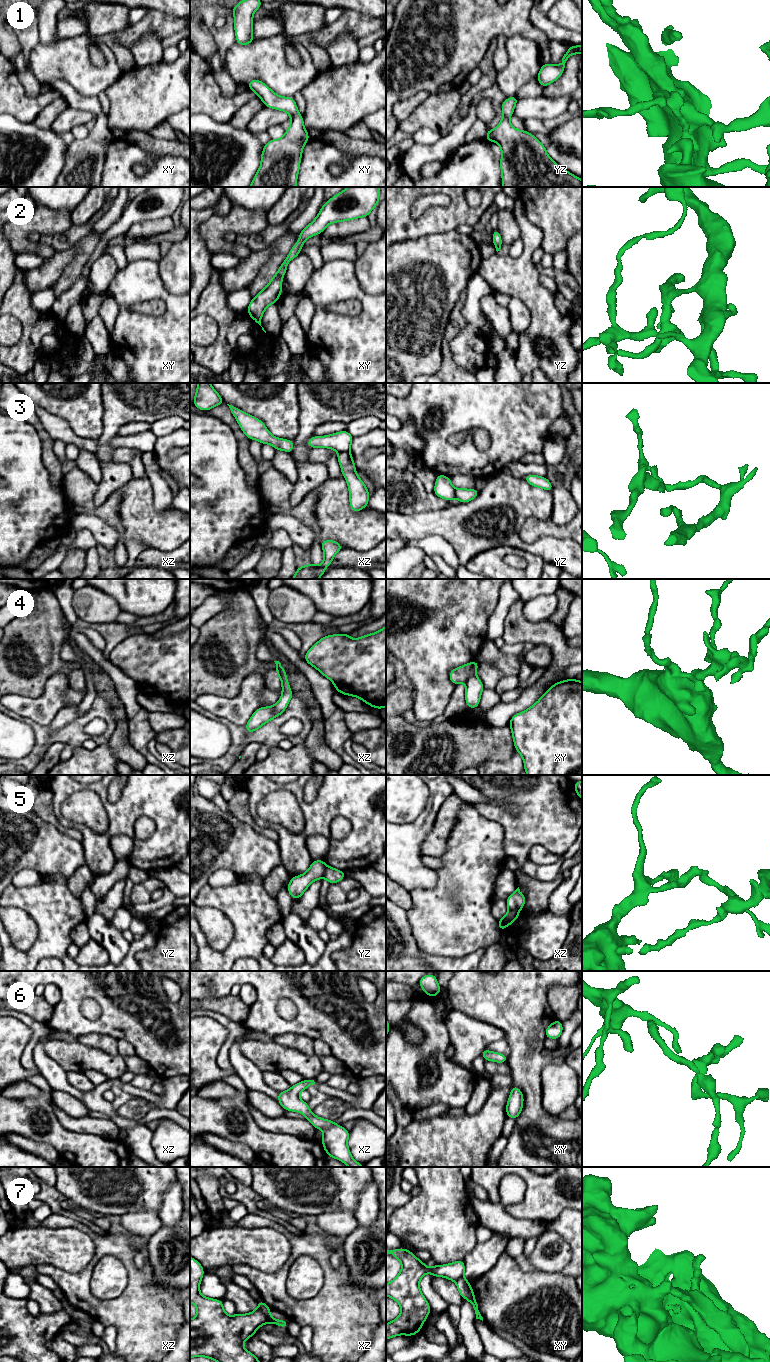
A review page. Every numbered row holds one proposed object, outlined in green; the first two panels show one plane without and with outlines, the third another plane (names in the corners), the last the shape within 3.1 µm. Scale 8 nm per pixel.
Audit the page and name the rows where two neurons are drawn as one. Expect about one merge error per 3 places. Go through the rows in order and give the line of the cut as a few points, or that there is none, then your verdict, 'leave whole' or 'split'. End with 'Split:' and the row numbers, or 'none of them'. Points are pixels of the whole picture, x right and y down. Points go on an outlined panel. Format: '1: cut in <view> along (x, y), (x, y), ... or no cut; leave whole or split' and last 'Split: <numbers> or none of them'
1: no cut; leave whole
2: no cut; leave whole
3: cut in xz along (349, 450), (339, 453); split
4: cut in xz along (273, 706), (275, 716); split
5: cut in yz along (326, 866), (323, 877); split
6: no cut; leave whole
7: cut in xz along (259, 1306), (267, 1322); split
Split: 3, 4, 5, 7

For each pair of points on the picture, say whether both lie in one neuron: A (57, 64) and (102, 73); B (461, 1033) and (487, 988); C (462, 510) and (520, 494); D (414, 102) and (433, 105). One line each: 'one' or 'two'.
A: one
B: two
C: one
D: two

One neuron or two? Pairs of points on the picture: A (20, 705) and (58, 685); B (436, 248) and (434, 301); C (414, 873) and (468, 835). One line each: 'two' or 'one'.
A: one
B: one
C: two

